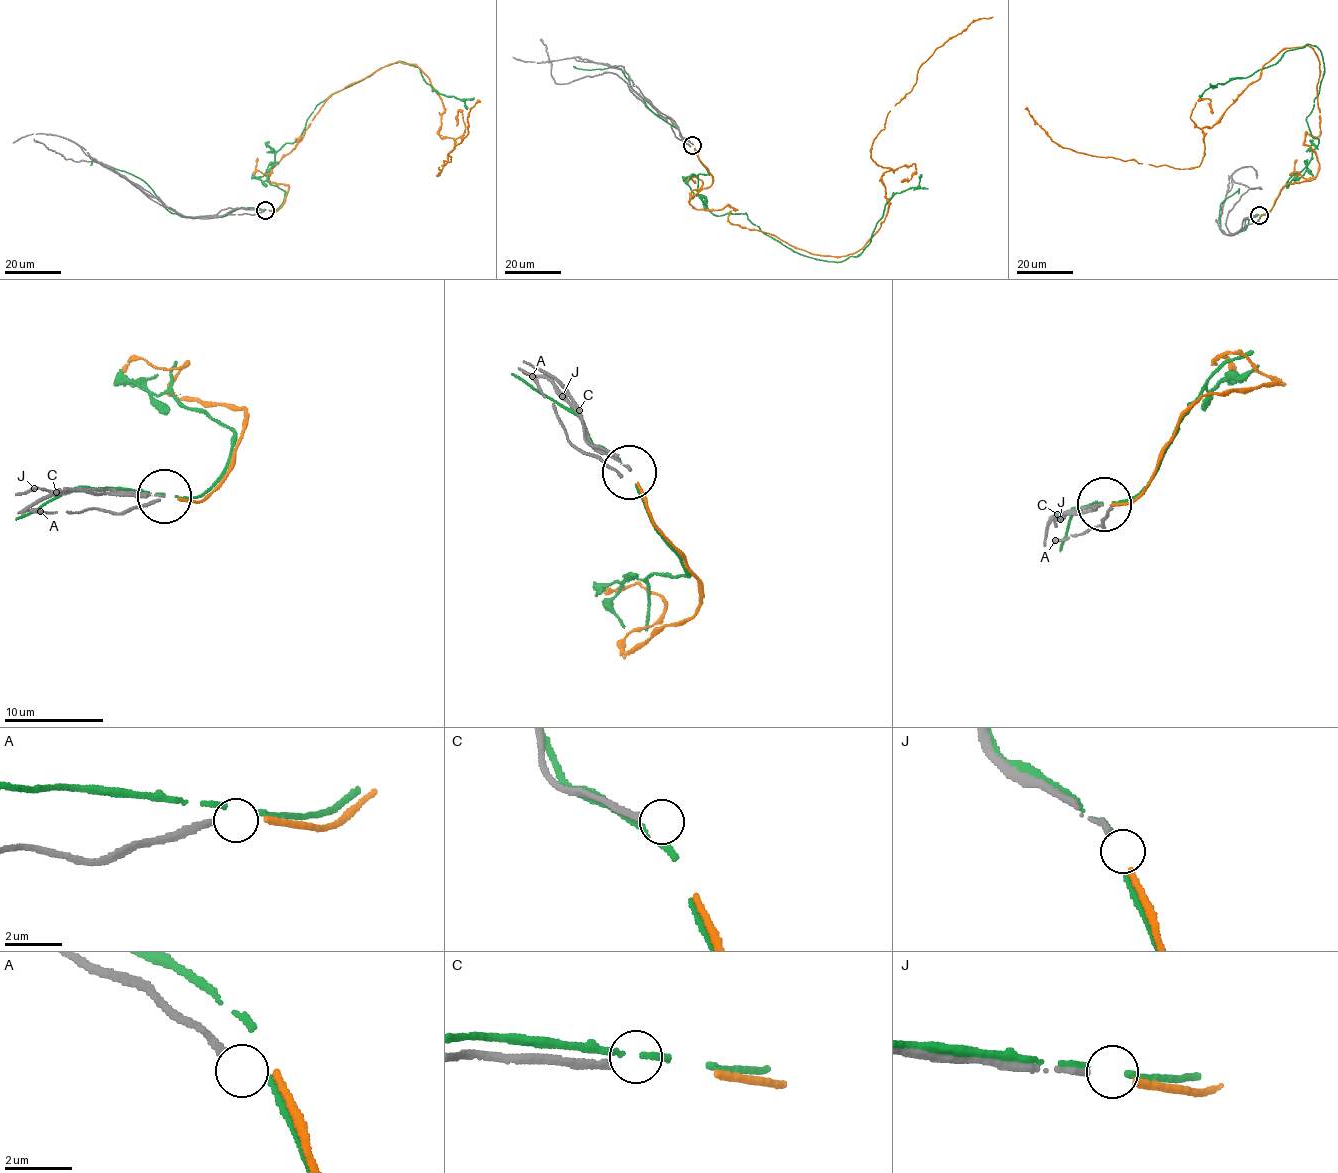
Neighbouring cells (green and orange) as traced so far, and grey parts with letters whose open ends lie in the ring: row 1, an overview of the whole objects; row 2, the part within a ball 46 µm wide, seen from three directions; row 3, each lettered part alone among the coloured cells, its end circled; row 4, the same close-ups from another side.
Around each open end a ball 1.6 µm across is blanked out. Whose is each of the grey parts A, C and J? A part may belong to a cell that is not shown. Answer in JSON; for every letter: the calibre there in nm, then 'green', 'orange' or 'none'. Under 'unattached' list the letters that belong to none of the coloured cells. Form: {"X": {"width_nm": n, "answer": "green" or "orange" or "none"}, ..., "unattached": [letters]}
{"A": {"width_nm": 240, "answer": "none"}, "C": {"width_nm": 220, "answer": "none"}, "J": {"width_nm": 200, "answer": "orange"}, "unattached": ["A", "C"]}

